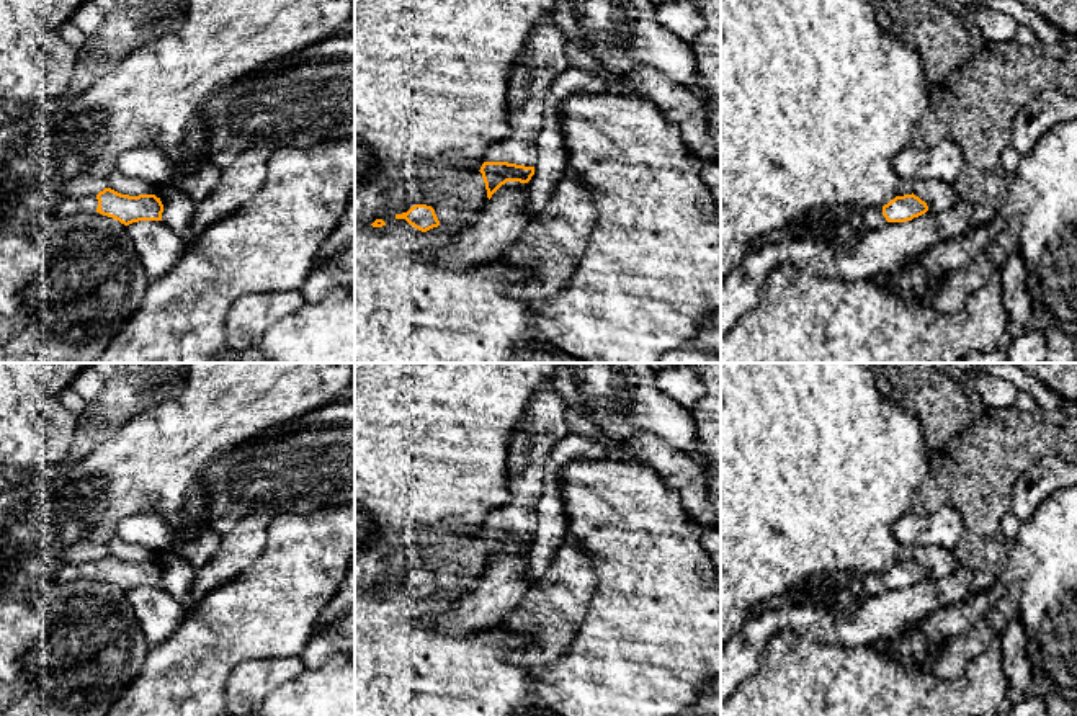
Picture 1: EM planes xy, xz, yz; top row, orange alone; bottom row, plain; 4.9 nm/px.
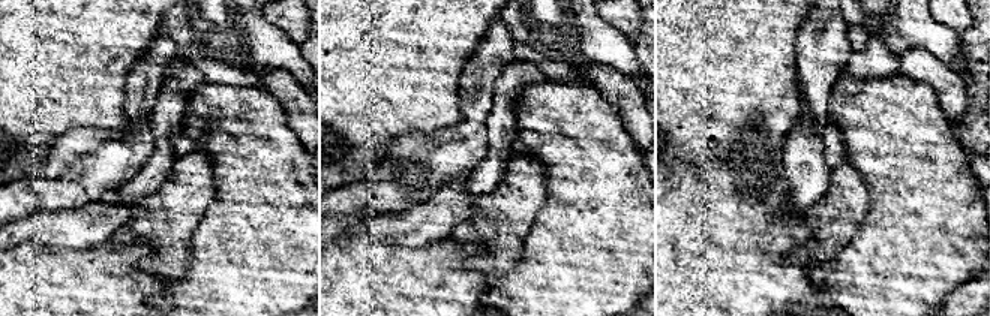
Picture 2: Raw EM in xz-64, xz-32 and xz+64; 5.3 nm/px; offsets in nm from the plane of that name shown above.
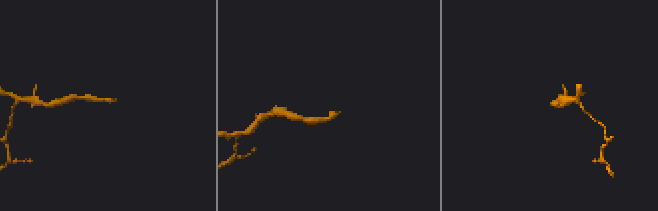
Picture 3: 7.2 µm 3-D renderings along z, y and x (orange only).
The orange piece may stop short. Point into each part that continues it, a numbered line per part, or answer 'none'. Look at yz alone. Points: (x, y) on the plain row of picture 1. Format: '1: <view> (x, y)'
1: yz (871, 584)

